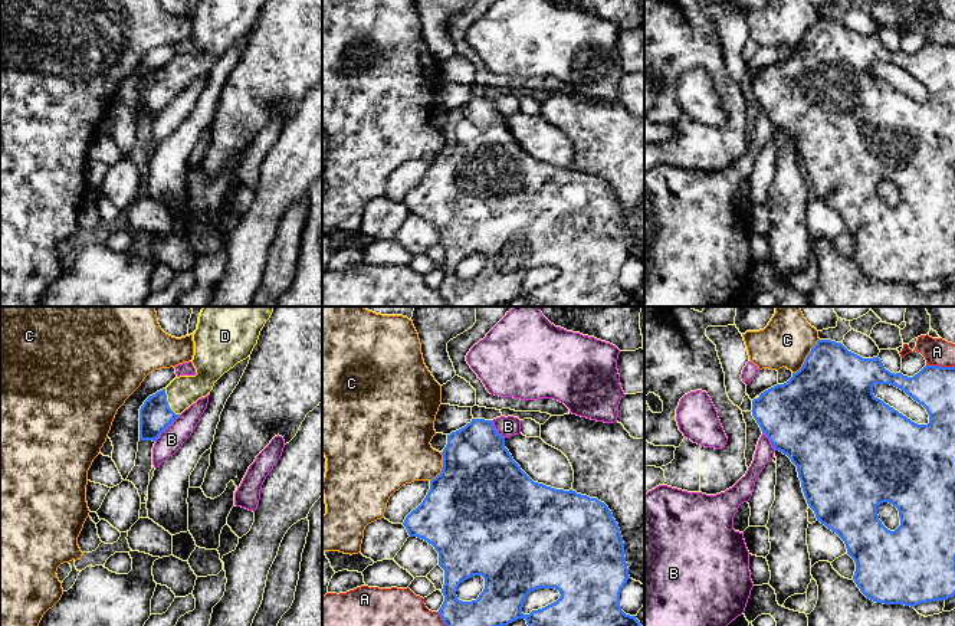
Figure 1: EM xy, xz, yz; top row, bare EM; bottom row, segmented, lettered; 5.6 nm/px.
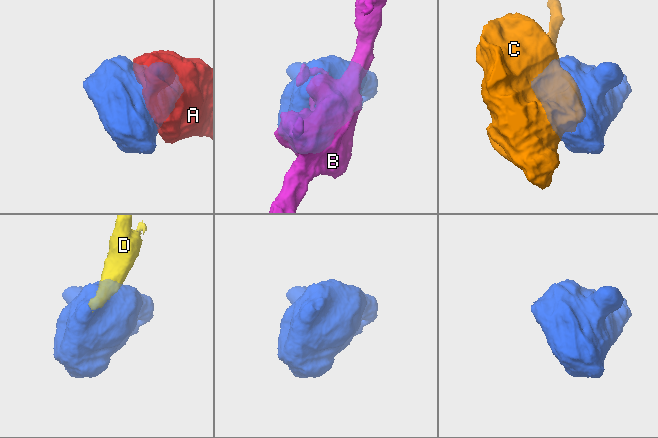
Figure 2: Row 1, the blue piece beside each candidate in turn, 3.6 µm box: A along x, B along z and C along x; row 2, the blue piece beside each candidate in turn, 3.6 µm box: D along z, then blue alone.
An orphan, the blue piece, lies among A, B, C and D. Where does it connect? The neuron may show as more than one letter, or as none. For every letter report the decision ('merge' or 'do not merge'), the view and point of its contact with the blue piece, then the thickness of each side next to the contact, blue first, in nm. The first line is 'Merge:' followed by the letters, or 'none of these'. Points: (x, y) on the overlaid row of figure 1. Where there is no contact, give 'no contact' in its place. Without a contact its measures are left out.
Merge: D
A: do not merge; contact yz (939, 366); calibres 240 and 160 nm
B: do not merge; contact xy (167, 426); calibres 180 and 140 nm
C: do not merge; contact yz (807, 357); calibres 460 and 280 nm
D: merge; contact xy (167, 403); calibres 180 and 170 nm

